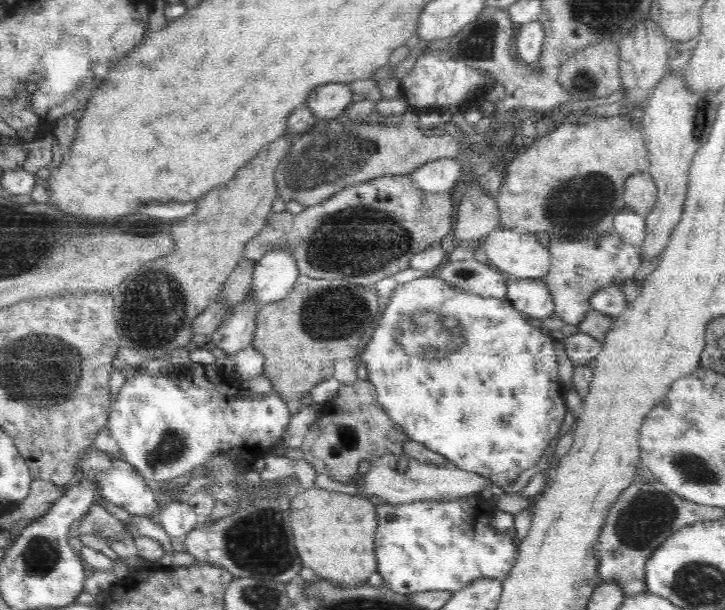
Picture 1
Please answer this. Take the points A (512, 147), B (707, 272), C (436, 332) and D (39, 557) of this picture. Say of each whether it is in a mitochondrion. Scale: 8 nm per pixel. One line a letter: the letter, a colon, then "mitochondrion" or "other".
A: other
B: other
C: mitochondrion
D: mitochondrion

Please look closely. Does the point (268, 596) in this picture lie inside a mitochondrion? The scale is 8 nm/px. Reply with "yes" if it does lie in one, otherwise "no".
yes

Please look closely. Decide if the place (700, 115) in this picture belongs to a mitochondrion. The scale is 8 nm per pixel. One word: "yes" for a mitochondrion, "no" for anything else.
yes

